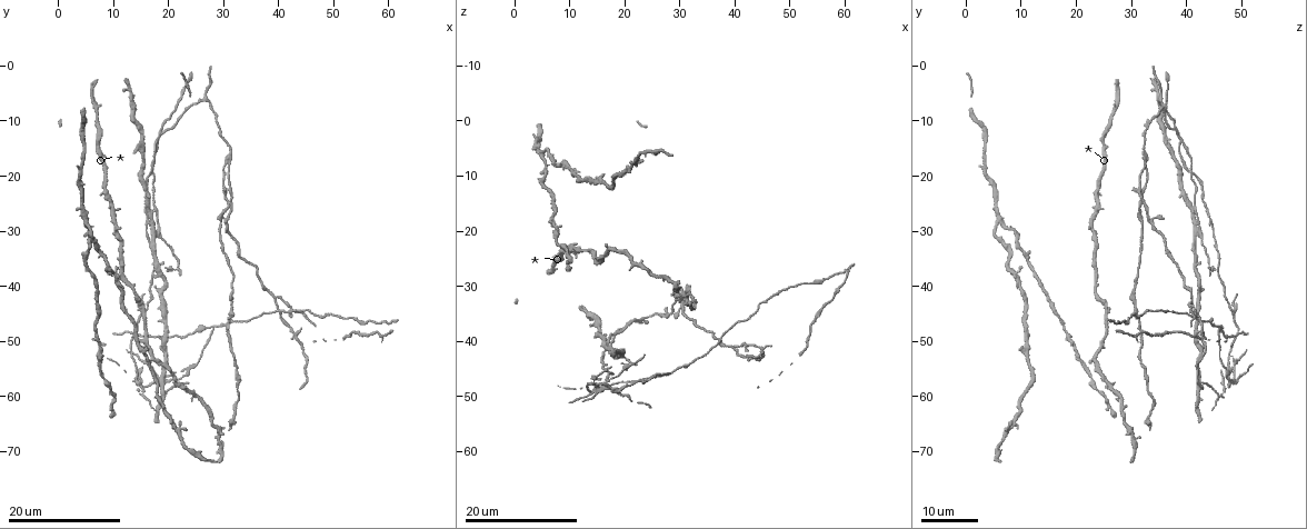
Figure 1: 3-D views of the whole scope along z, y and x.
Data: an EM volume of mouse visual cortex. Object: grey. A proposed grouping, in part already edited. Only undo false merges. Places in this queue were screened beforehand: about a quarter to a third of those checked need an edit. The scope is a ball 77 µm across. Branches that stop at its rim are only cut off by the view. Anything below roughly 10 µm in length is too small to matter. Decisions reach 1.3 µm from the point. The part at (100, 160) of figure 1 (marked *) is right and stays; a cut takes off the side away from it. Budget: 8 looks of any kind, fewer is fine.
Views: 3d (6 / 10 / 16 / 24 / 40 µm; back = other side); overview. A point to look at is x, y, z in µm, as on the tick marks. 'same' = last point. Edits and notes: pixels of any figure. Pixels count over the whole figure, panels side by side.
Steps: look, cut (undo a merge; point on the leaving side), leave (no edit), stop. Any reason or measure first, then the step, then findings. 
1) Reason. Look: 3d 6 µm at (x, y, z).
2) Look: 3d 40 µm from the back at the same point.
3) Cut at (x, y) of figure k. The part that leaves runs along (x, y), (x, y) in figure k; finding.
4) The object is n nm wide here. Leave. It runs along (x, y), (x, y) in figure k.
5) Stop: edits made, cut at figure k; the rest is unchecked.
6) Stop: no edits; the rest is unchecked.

Look: 3d 16 µm at (5.5, 28.5, 6.0).

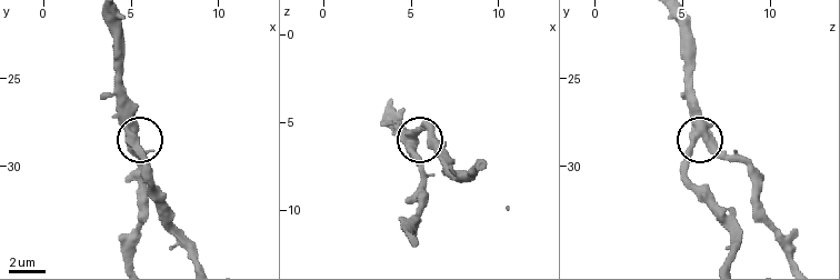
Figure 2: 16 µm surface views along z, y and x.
Look: 3d 6 µm at (5.3, 28.7, 5.5).

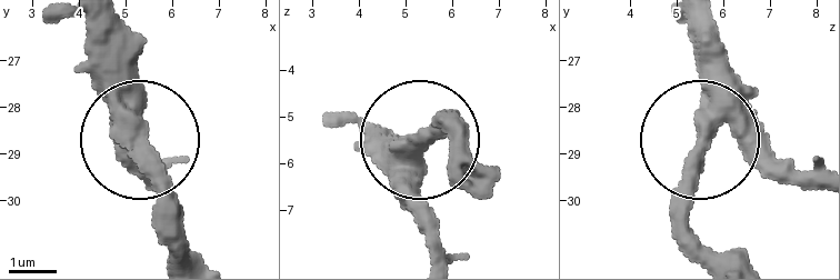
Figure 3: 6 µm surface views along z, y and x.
The object is 420 nm wide here. Leave. One neuron here.

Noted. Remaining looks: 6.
Side arm on a straight run. Look: 3d 16 µm at (18.0, 26.0, 41.5).

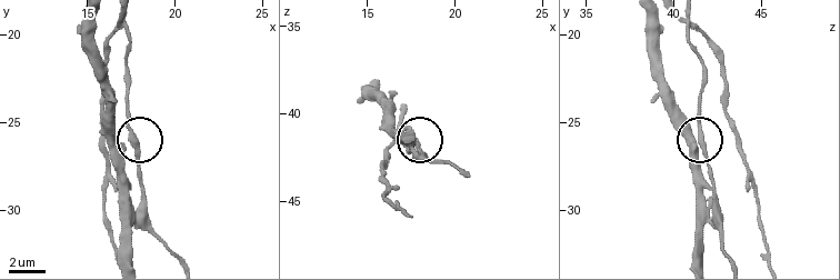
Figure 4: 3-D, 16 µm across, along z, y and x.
Closer look. Look: 3d 6 µm at (17.5, 25.9, 41.5).

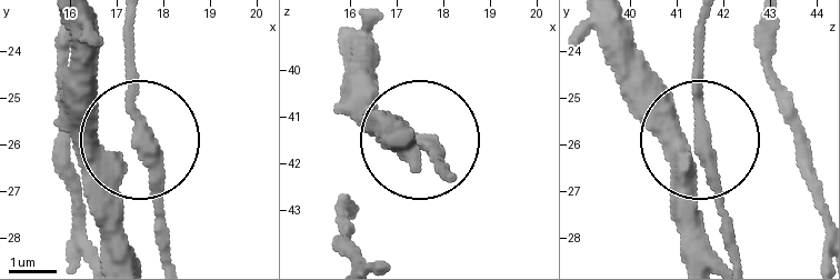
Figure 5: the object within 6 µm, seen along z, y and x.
3 arms meet here. Leave. It runs along (127, 18), (136, 149), (123, 257) in figure 5; one neuron here.

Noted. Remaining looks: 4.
Four arms meet. Look: 3d 24 µm at (17.0, 19.5, 41.5).

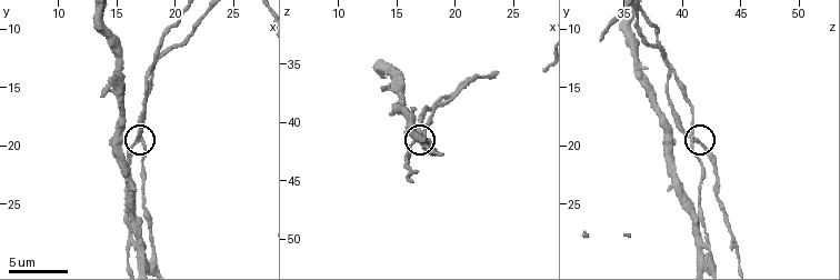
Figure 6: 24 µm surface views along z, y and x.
Look: 3d 10 µm at (16.8, 19.6, 41.2).

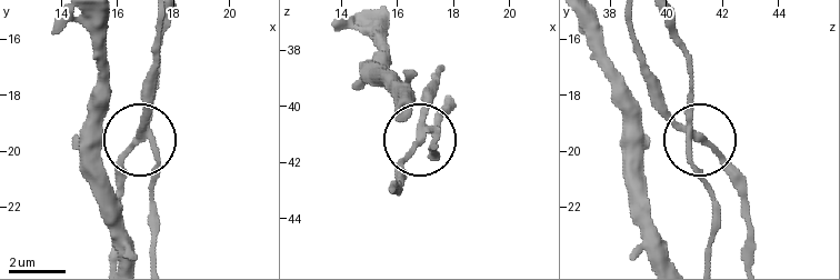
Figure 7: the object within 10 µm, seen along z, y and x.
The side arm is 49 µm long. Leave. One neuron here.

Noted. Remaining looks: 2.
Three-way junction. Look: 3d 16 µm at (18.6, 11.2, 38.0).

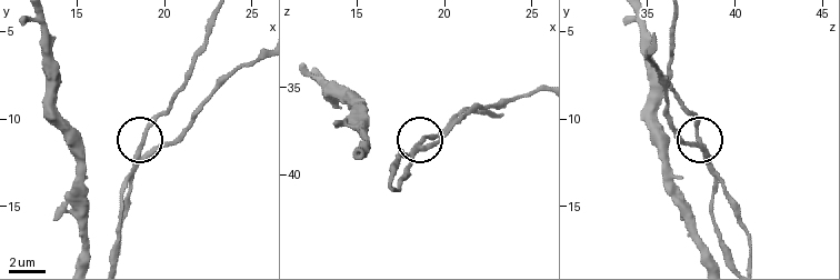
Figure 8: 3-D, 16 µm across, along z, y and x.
Leave. It runs along (258, 57), (177, 136), (150, 148), (142, 136), (167, 111) in figure 8; all the same neuron.

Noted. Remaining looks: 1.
Stop: no edits; the rest is unchecked.

